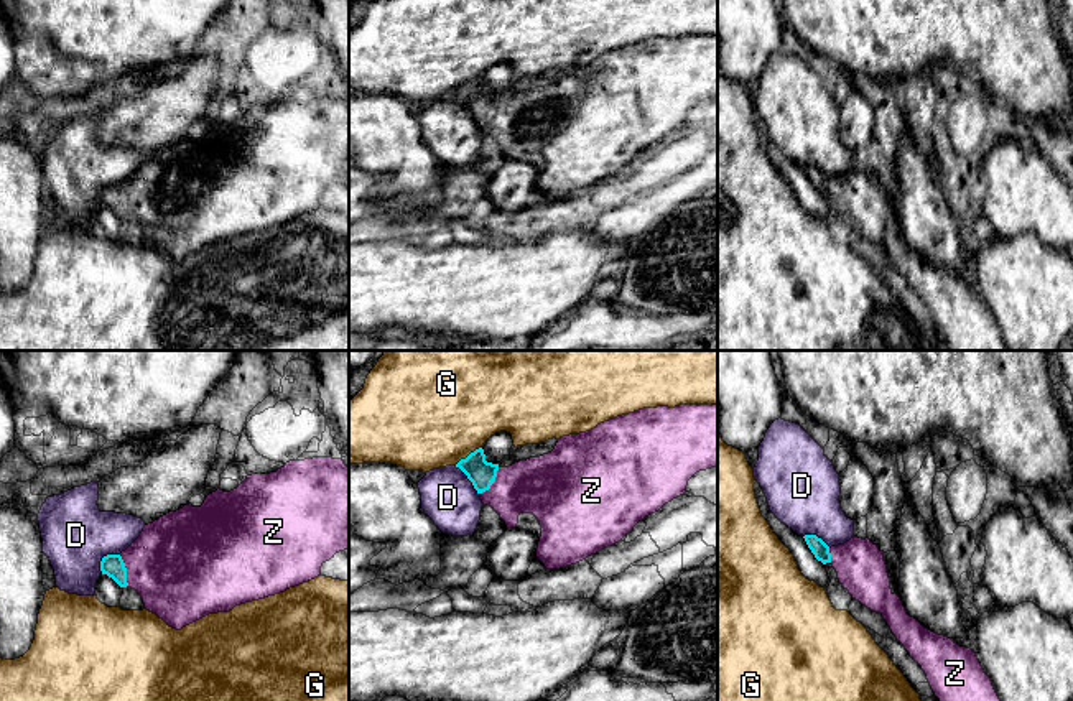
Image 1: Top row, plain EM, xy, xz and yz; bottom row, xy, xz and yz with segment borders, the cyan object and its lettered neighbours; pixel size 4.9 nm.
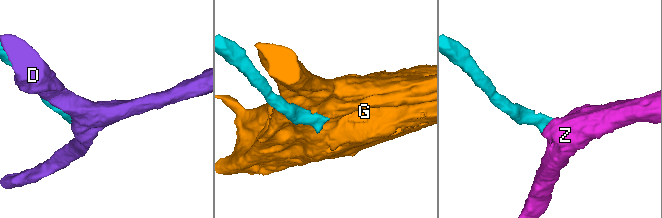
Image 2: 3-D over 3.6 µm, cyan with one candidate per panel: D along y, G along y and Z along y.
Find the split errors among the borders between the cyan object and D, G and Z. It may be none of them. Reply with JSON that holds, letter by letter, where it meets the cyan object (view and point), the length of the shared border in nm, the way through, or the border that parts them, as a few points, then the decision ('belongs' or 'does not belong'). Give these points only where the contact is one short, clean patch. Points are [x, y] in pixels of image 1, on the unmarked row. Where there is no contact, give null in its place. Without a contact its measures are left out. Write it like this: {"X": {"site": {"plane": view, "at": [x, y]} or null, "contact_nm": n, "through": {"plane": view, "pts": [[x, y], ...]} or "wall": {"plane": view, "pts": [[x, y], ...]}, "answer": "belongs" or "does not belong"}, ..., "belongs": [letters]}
{"D": {"site": {"plane": "xy", "at": [102, 190]}, "contact_nm": 140, "answer": "does not belong"}, "G": {"site": {"plane": "xz", "at": [469, 86]}, "contact_nm": 160, "answer": "does not belong"}, "Z": {"site": {"plane": "xy", "at": [125, 201]}, "contact_nm": 160, "through": {"plane": "xy", "pts": [[112, 196], [125, 201], [148, 196], [176, 196]]}, "answer": "belongs"}, "belongs": ["Z"]}

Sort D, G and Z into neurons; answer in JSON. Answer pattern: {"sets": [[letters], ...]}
{"sets": [["D"], ["G"], ["Z"]]}

